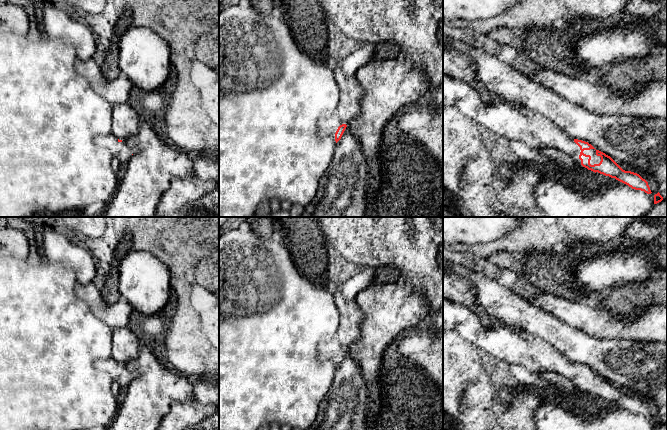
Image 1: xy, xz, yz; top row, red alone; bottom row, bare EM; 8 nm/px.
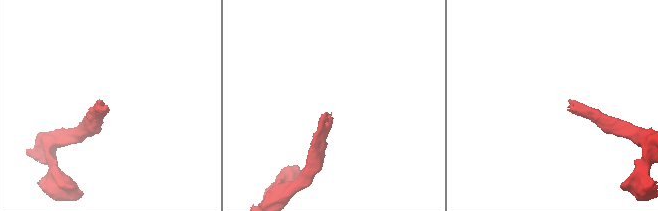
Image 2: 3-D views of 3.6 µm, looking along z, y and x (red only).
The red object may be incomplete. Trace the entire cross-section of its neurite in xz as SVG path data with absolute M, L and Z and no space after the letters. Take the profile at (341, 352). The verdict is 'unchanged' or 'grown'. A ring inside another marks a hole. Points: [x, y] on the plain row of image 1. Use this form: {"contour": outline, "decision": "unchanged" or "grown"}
{"contour": "M339 287L334 292L334 299L340 314L337 337L342 345L335 357L335 365L337 367L350 345L358 337L364 315L355 299L345 299Z", "decision": "grown"}

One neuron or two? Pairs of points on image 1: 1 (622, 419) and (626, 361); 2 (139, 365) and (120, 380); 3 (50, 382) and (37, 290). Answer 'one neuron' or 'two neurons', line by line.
1: two neurons
2: two neurons
3: one neuron

